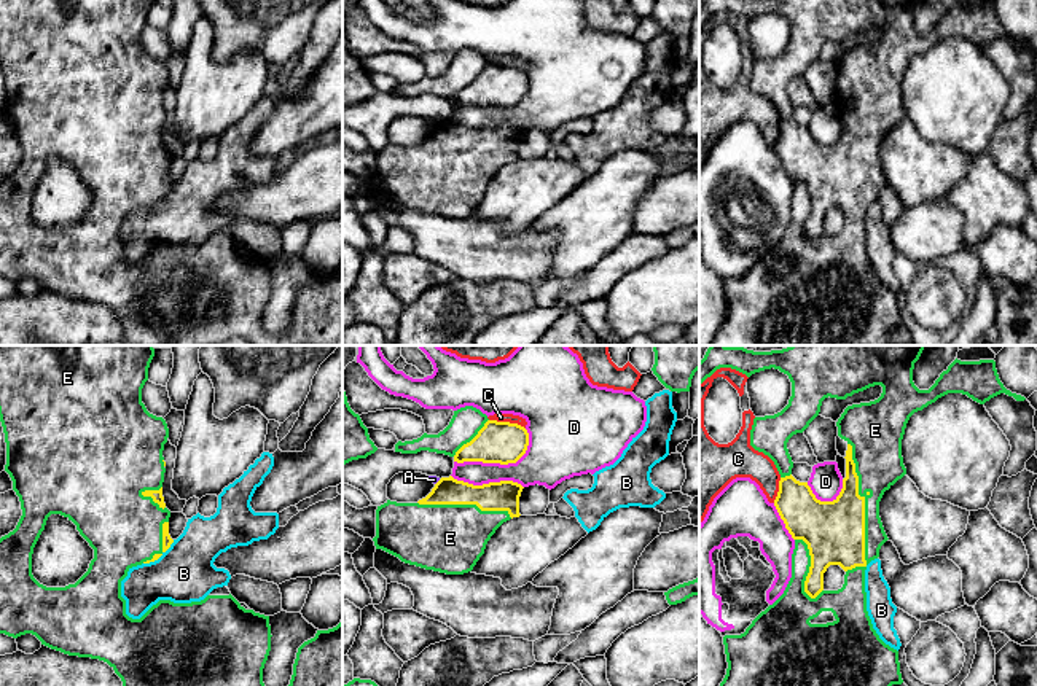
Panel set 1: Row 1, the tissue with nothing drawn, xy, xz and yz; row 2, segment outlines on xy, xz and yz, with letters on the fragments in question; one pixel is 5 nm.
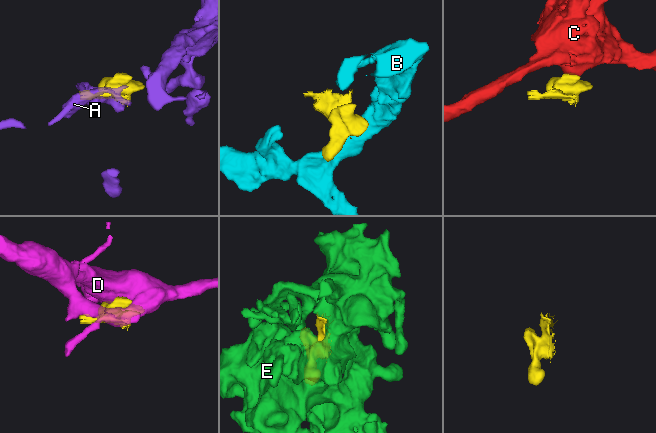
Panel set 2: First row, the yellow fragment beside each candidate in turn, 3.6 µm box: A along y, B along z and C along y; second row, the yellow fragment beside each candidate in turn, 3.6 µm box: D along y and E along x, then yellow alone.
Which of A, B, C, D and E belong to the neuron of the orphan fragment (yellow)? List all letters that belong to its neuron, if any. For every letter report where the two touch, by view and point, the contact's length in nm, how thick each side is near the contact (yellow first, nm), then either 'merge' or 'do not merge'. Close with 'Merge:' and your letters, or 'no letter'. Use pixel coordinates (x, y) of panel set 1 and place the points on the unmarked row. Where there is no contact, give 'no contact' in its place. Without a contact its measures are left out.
A: meets yellow in xz at (437, 126); contact 40 nm long; 140 nm thick on the yellow side, 40 nm on the other; do not merge
B: meets yellow in xy at (160, 199); contact 200 nm long; 30 nm thick on the yellow side, 300 nm on the other; do not merge
C: meets yellow in xz at (507, 66); contact 190 nm long; 220 nm thick on the yellow side, 50 nm on the other; do not merge
D: meets yellow in xz at (499, 105); contact 420 nm long; 220 nm thick on the yellow side, 260 nm on the other; do not merge
E: meets yellow in yz at (864, 156); contact 650 nm long; 300 nm thick on the yellow side, 220 nm on the other; merge
Merge: E

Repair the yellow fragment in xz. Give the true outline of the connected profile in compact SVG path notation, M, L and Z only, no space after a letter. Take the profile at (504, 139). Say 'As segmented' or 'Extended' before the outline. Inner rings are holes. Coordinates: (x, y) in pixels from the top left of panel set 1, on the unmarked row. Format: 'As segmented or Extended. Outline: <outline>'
Extended. Outline: M441 121L417 146L378 150L374 189L425 213L468 216L495 173L521 159L522 132L513 124L473 129Z

